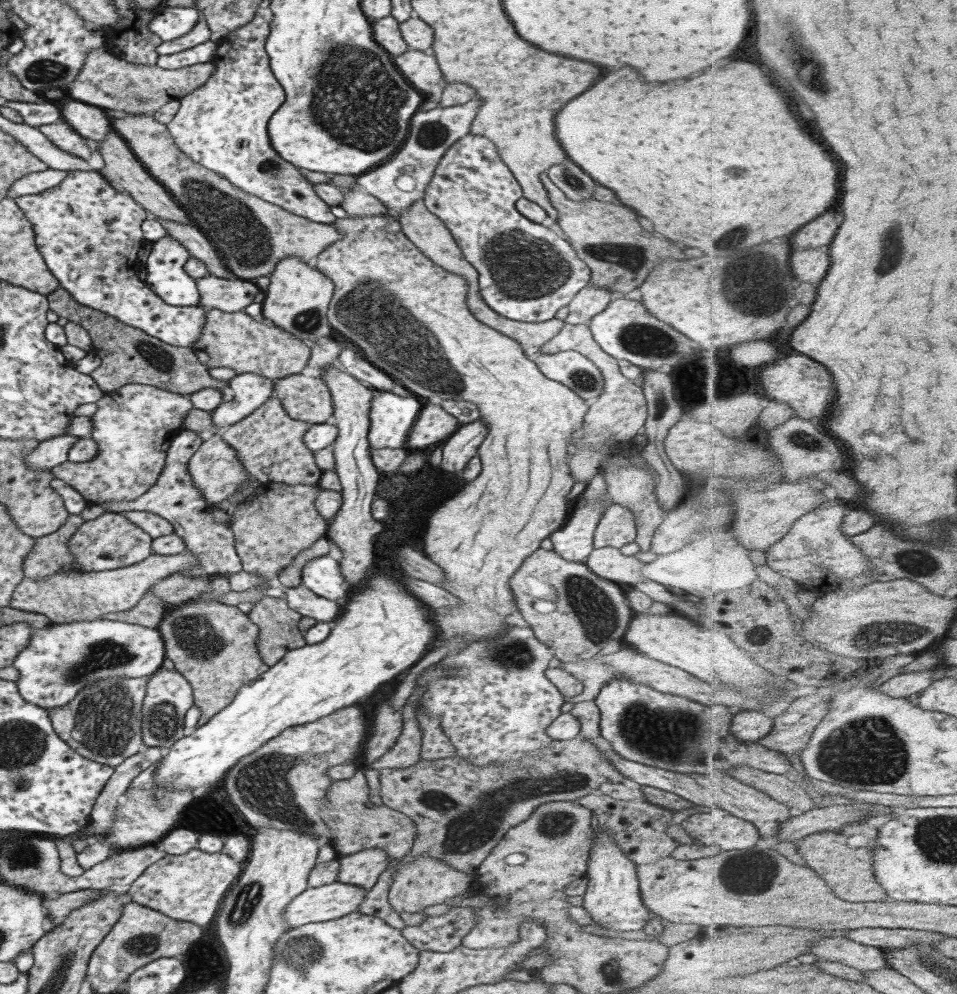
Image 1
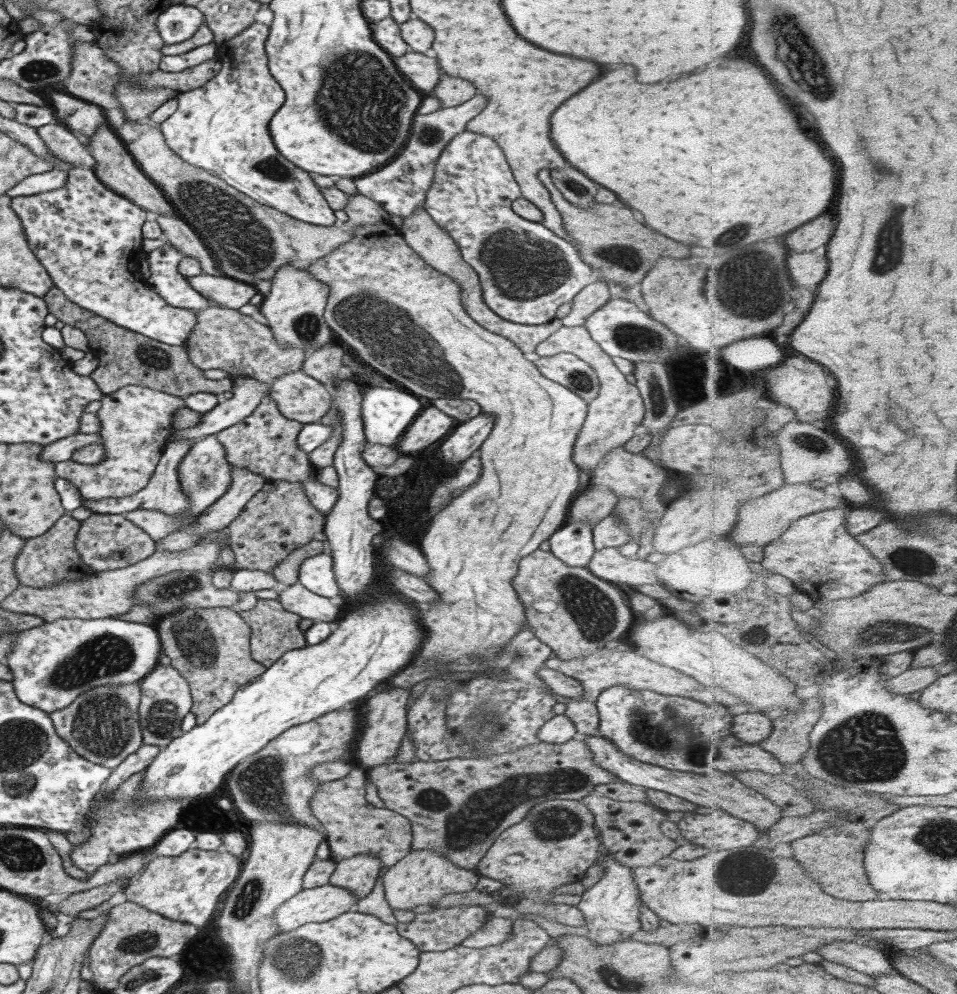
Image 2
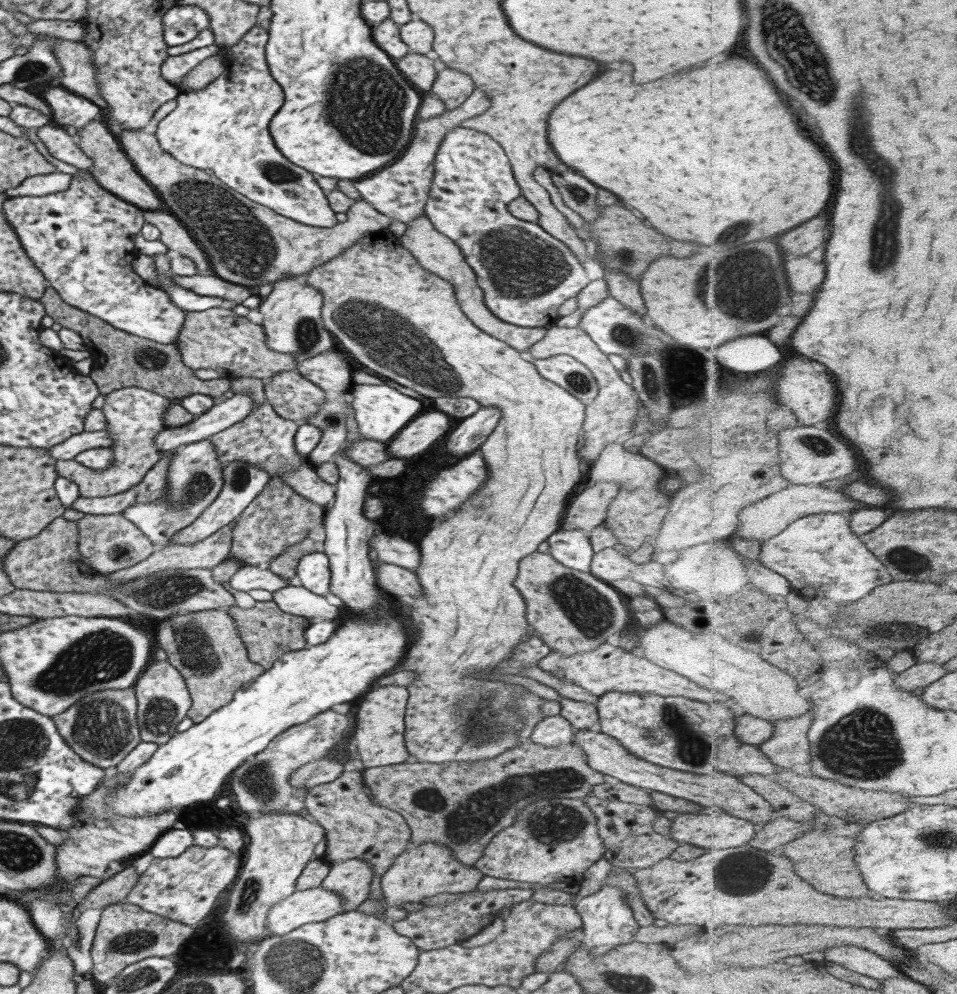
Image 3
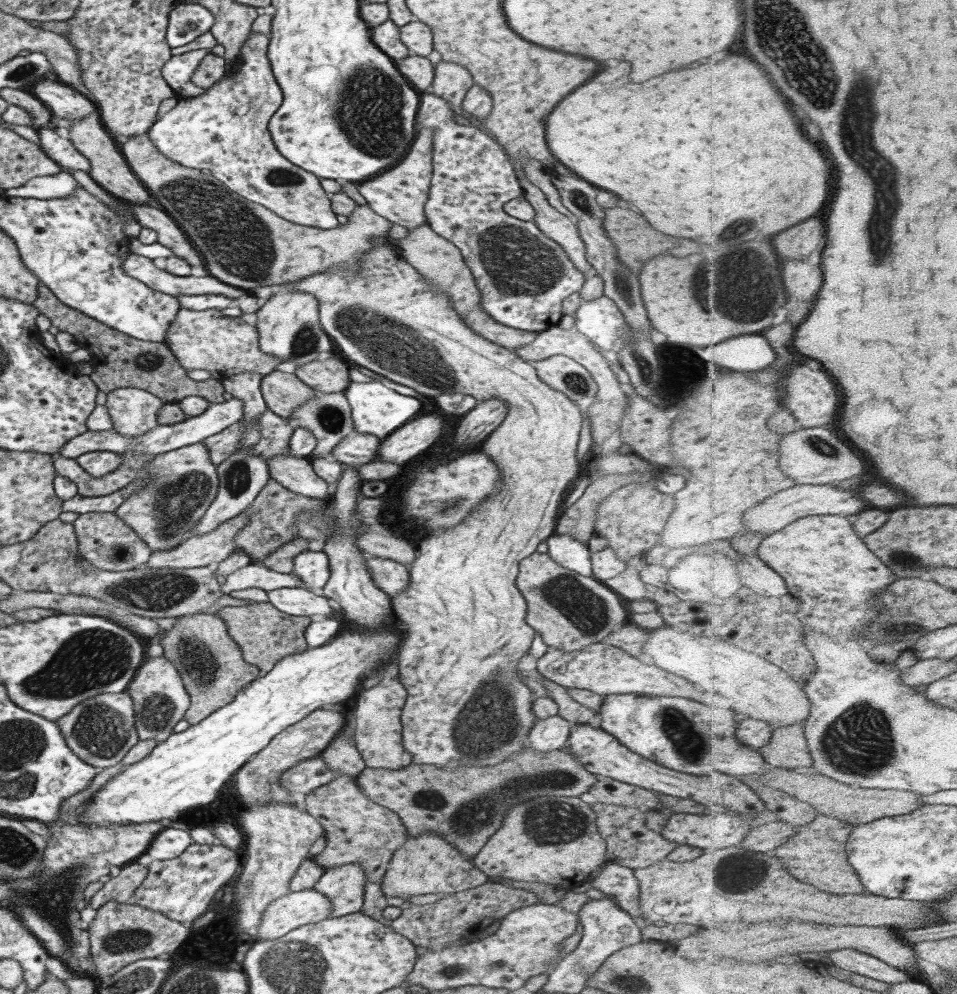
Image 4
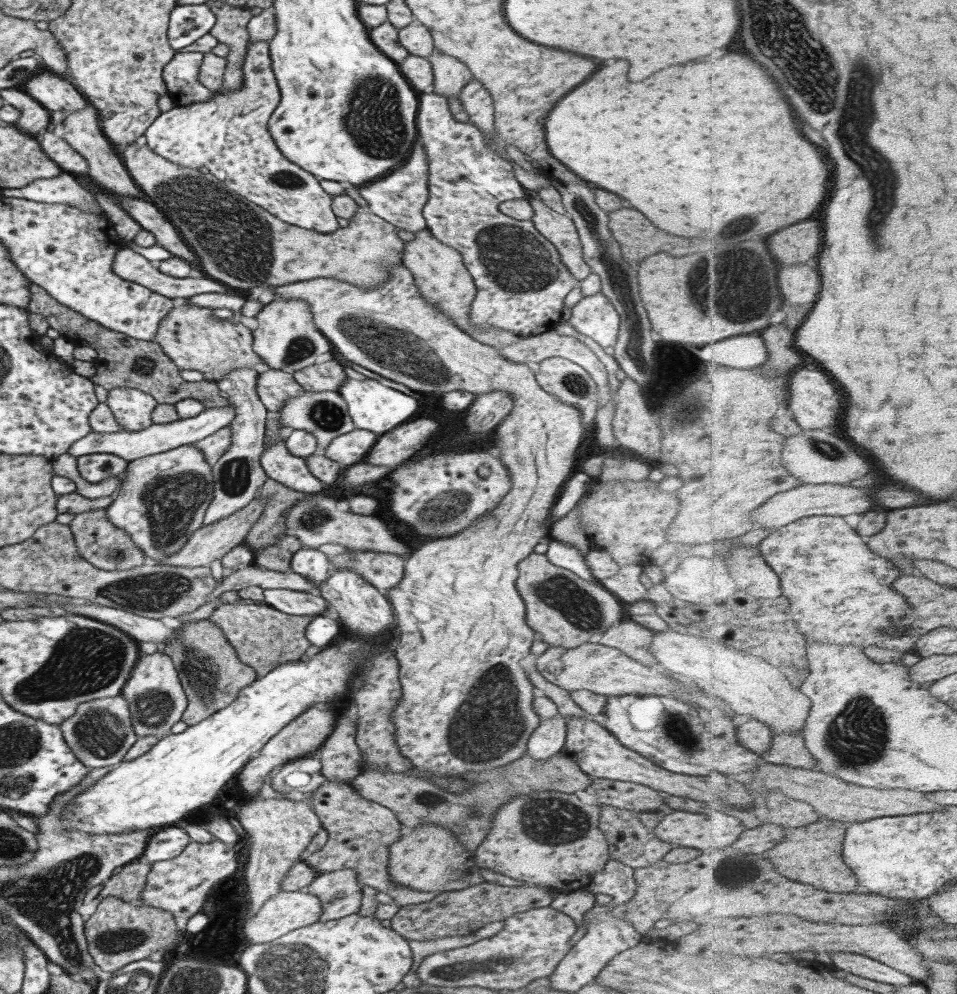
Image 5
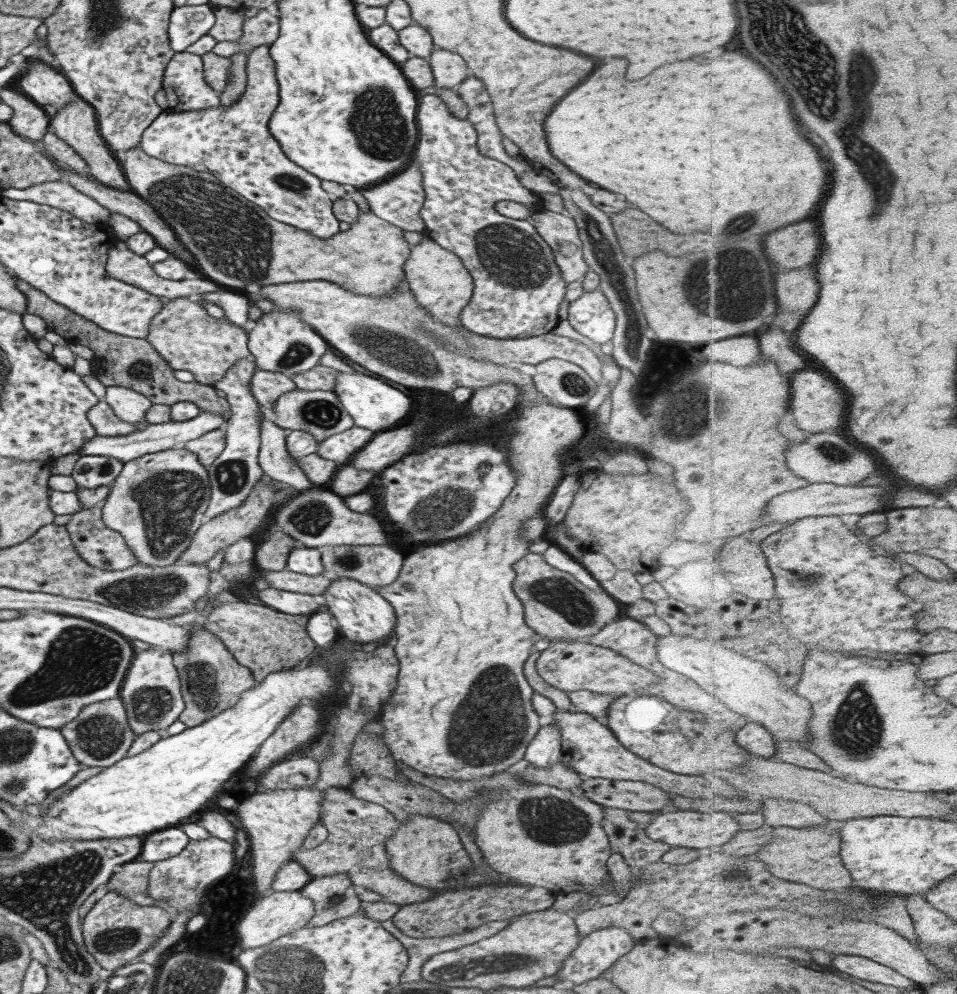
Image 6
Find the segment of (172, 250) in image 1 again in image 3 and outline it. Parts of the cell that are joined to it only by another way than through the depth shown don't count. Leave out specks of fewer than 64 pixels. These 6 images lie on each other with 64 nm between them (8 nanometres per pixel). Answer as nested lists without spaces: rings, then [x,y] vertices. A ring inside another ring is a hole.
[[[168,252],[166,254],[155,254],[151,257],[155,264],[155,272],[157,272],[157,280],[159,280],[159,289],[164,291],[178,308],[194,312],[214,307],[234,308],[235,302],[216,297],[203,297],[175,283],[175,278],[173,277],[175,274],[171,269],[172,254]]]

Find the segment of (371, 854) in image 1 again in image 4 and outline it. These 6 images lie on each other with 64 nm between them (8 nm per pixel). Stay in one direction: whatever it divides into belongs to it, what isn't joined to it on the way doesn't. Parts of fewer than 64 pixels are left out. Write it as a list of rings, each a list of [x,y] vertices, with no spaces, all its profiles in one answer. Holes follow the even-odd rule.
[[[348,863],[326,870],[313,889],[332,901],[331,916],[339,917],[362,910],[367,885],[365,870],[358,863]]]

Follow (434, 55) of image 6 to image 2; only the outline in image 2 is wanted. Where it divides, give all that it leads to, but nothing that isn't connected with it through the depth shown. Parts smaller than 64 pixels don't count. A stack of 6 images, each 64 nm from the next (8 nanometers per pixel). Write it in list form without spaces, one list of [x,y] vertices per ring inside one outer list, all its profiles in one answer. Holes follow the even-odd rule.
[[[441,73],[440,81],[433,90],[433,94],[442,103],[442,108],[452,108],[468,102],[478,93],[477,89],[468,82],[458,77],[450,77]]]

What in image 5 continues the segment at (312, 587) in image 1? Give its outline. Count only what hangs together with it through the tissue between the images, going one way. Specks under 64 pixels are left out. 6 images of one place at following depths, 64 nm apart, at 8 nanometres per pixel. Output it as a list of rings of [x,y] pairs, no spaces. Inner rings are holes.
[[[302,548],[292,556],[290,571],[322,586],[330,576],[331,566],[324,552]]]

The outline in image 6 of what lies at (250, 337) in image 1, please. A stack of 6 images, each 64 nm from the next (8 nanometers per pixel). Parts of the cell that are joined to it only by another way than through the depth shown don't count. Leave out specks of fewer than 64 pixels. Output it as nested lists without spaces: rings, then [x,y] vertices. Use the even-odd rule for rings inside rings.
[[[195,298],[163,299],[165,304],[154,316],[146,340],[174,370],[189,370],[205,385],[218,383],[240,359],[253,360],[249,352],[249,334],[226,319],[215,319]]]

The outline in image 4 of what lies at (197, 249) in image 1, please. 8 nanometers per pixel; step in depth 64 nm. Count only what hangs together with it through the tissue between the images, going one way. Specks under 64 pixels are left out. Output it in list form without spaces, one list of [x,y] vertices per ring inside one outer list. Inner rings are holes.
[[[128,203],[134,214],[134,219],[142,227],[151,228],[157,232],[157,242],[170,248],[173,254],[187,260],[192,267],[192,276],[203,277],[209,274],[205,262],[197,248],[191,243],[185,232],[155,203],[133,204]]]

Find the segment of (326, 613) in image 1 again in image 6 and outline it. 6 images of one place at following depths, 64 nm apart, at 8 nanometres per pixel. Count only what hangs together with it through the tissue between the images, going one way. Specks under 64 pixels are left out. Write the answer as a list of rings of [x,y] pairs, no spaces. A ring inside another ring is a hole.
[[[274,588],[259,592],[259,599],[275,611],[292,615],[311,615],[322,606],[316,602],[314,595],[298,594]]]

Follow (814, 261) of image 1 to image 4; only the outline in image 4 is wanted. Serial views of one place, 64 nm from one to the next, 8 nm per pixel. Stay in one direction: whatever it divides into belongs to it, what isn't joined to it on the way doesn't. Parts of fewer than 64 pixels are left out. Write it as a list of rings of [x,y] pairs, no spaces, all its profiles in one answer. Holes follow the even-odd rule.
[[[808,259],[791,260],[784,270],[790,296],[800,301],[816,300],[824,286],[822,264],[812,264]]]

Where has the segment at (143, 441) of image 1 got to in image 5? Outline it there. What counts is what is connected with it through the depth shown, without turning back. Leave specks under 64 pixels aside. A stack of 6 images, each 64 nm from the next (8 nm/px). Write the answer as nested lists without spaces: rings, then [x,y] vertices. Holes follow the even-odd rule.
[[[128,387],[109,390],[105,403],[123,430],[134,432],[152,426],[152,413],[158,405],[152,395]],[[67,452],[51,460],[53,464],[53,474],[64,476],[76,483],[77,493],[87,499],[99,499],[119,490],[123,483],[124,472],[112,478],[107,478],[99,483],[89,483],[81,477],[77,467],[77,457],[73,457]]]

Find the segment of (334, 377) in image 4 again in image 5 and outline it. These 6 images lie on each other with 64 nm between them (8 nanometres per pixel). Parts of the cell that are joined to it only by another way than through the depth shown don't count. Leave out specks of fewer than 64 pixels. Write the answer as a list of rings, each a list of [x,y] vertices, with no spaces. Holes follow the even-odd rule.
[[[335,357],[324,364],[311,364],[310,367],[293,373],[293,379],[305,391],[310,392],[339,392],[339,388],[347,379],[344,372],[344,362]]]

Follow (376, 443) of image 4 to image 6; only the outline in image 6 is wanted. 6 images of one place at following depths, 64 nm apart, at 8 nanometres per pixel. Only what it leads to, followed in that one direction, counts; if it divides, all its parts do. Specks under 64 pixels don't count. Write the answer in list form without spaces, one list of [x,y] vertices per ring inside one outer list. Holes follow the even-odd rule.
[[[353,426],[344,432],[329,436],[317,445],[317,452],[321,457],[346,465],[357,454],[360,448],[374,436],[375,433],[365,428]]]

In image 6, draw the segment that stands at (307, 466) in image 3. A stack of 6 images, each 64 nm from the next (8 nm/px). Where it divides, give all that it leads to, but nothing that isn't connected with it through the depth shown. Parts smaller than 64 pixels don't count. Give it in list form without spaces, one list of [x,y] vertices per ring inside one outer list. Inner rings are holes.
[[[263,414],[259,465],[264,476],[292,486],[299,492],[319,488],[301,470],[297,459],[287,451],[285,443],[287,435],[286,429],[280,428],[275,422],[266,419]]]

